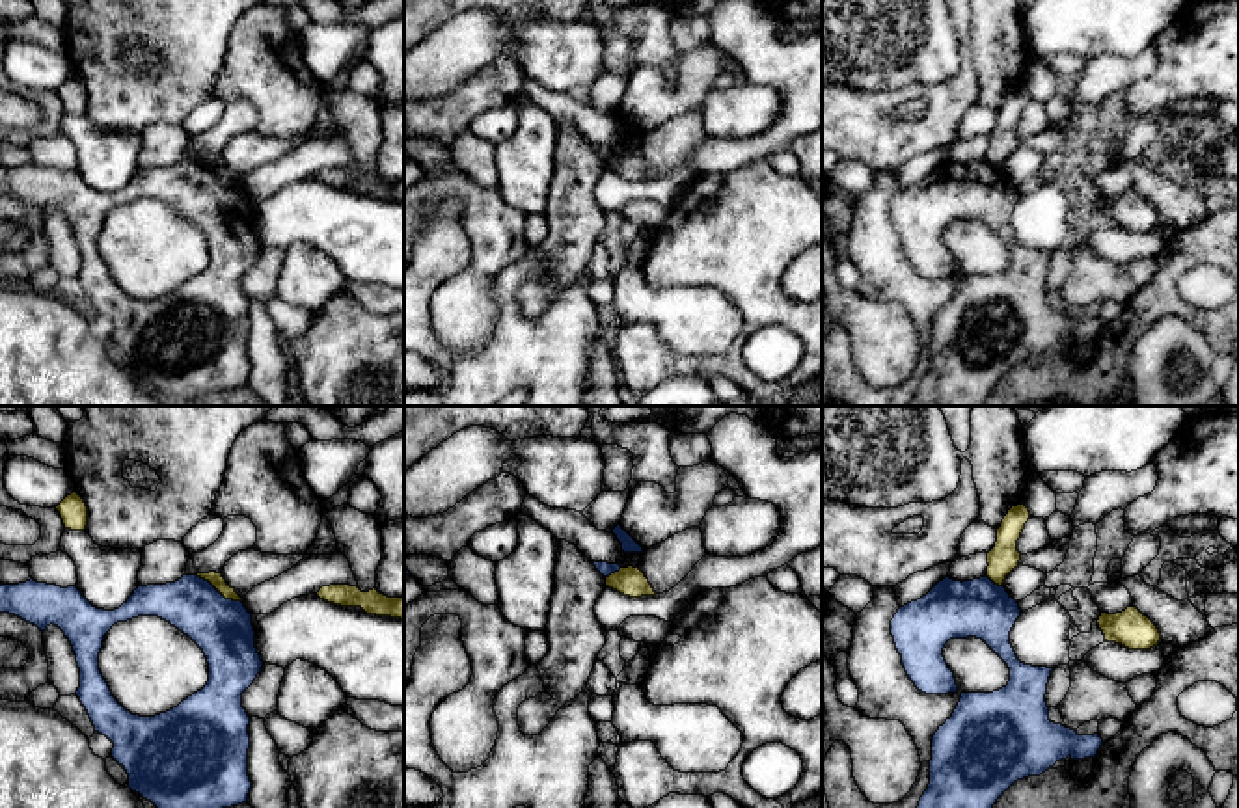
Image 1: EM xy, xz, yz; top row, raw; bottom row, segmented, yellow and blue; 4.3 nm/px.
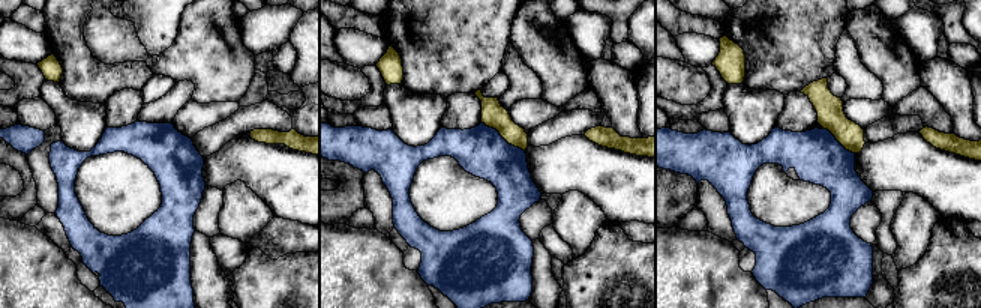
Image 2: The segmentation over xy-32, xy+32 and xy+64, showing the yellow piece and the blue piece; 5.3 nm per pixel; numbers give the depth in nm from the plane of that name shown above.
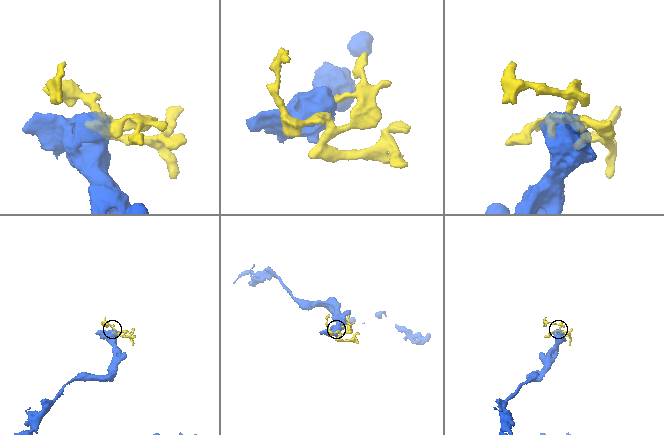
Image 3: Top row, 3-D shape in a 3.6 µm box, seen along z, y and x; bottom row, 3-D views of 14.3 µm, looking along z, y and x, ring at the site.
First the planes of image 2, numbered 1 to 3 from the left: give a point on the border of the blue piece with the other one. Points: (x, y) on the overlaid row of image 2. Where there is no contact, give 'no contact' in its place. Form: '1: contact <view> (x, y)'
1: no contact
2: contact xy+32 (503, 137)
3: contact xy+64 (839, 141)

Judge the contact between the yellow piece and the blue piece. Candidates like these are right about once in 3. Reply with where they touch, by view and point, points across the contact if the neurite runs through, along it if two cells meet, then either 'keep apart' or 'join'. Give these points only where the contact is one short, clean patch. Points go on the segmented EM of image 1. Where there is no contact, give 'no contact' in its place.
contact xy (218, 591); keep apart

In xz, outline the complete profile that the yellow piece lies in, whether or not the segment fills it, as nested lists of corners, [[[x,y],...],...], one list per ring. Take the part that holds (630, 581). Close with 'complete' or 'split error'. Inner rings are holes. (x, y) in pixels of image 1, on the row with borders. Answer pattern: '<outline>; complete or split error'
[[[637,566],[620,568],[611,573],[606,577],[606,586],[630,598],[656,596],[652,585]]]; complete

